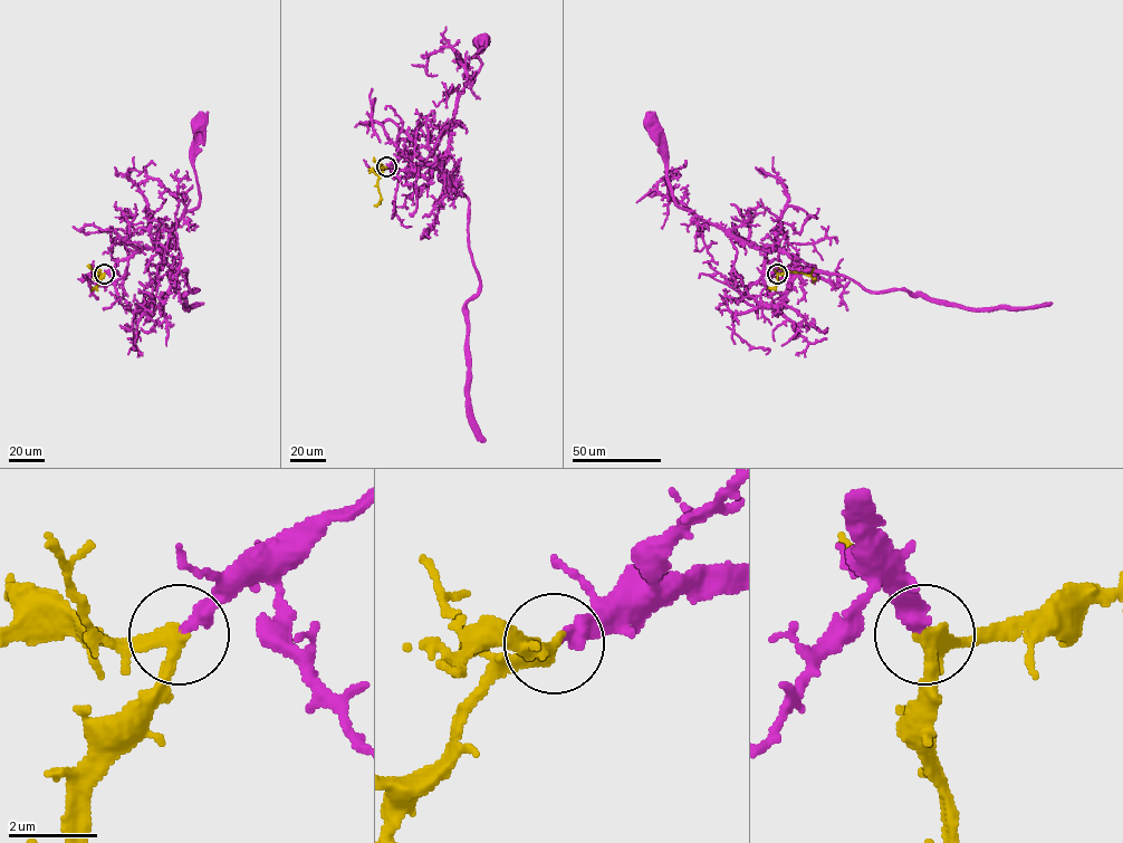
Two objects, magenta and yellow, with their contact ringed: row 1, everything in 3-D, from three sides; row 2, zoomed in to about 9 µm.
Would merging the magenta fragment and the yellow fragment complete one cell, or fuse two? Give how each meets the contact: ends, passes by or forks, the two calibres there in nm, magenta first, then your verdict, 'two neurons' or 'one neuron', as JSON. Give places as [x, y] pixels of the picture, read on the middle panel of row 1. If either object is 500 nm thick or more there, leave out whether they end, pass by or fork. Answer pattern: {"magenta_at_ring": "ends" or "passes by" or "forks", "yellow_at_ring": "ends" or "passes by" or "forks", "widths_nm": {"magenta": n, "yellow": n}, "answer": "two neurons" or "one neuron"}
{"magenta_at_ring": "ends", "yellow_at_ring": "passes by", "widths_nm": {"magenta": 280, "yellow": 260}, "answer": "one neuron"}

